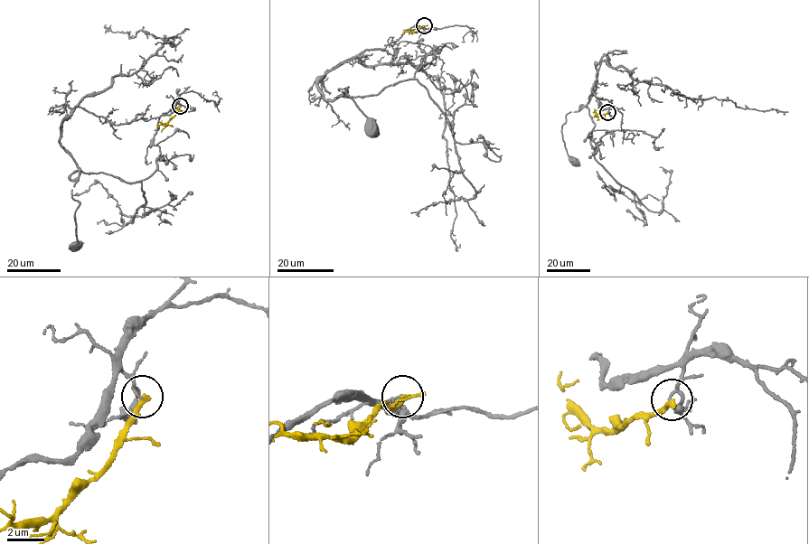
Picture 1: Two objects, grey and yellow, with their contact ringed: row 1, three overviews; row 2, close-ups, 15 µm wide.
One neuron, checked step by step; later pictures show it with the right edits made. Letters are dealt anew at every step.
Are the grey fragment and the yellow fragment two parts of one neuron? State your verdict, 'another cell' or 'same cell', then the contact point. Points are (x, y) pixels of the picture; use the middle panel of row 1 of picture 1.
another cell; place (424, 25)

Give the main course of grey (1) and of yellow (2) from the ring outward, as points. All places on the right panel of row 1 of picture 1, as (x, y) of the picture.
1: (607, 112), (598, 109), (591, 90), (601, 62), (587, 103), (569, 113), (561, 128), (574, 160)
2: (607, 112), (599, 116), (594, 111)

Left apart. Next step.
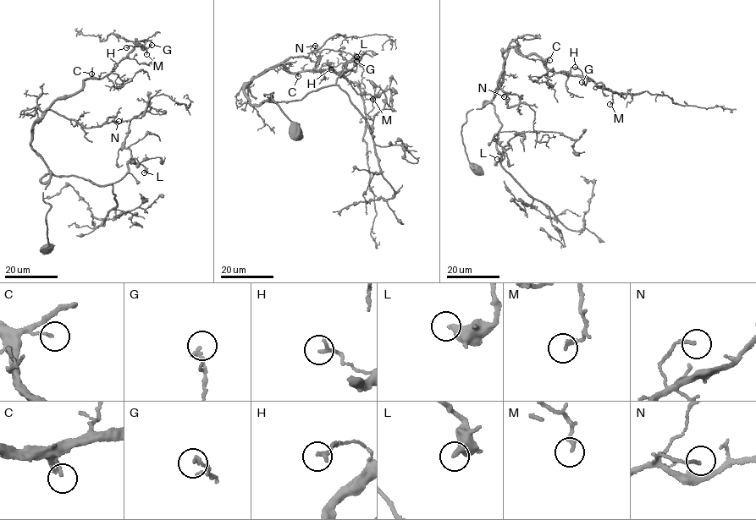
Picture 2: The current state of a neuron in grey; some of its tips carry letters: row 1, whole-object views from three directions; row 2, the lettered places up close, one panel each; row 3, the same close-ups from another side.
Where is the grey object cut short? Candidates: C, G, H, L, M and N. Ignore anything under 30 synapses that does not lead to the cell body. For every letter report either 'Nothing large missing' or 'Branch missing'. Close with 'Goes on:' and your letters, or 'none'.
C: Nothing large missing
G: Nothing large missing
H: Nothing large missing
L: Nothing large missing
M: Nothing large missing
N: Nothing large missing
Goes on: none

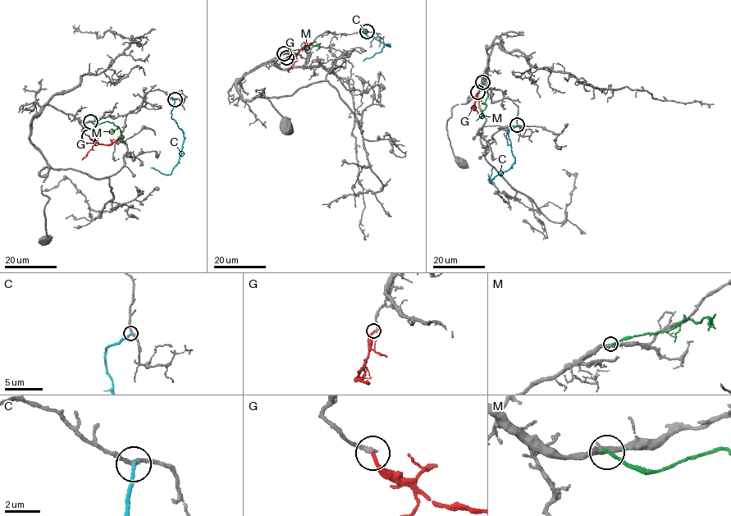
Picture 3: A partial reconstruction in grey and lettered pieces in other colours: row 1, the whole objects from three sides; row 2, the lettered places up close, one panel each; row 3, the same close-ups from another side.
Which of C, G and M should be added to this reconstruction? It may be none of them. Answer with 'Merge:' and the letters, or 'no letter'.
Merge: G

